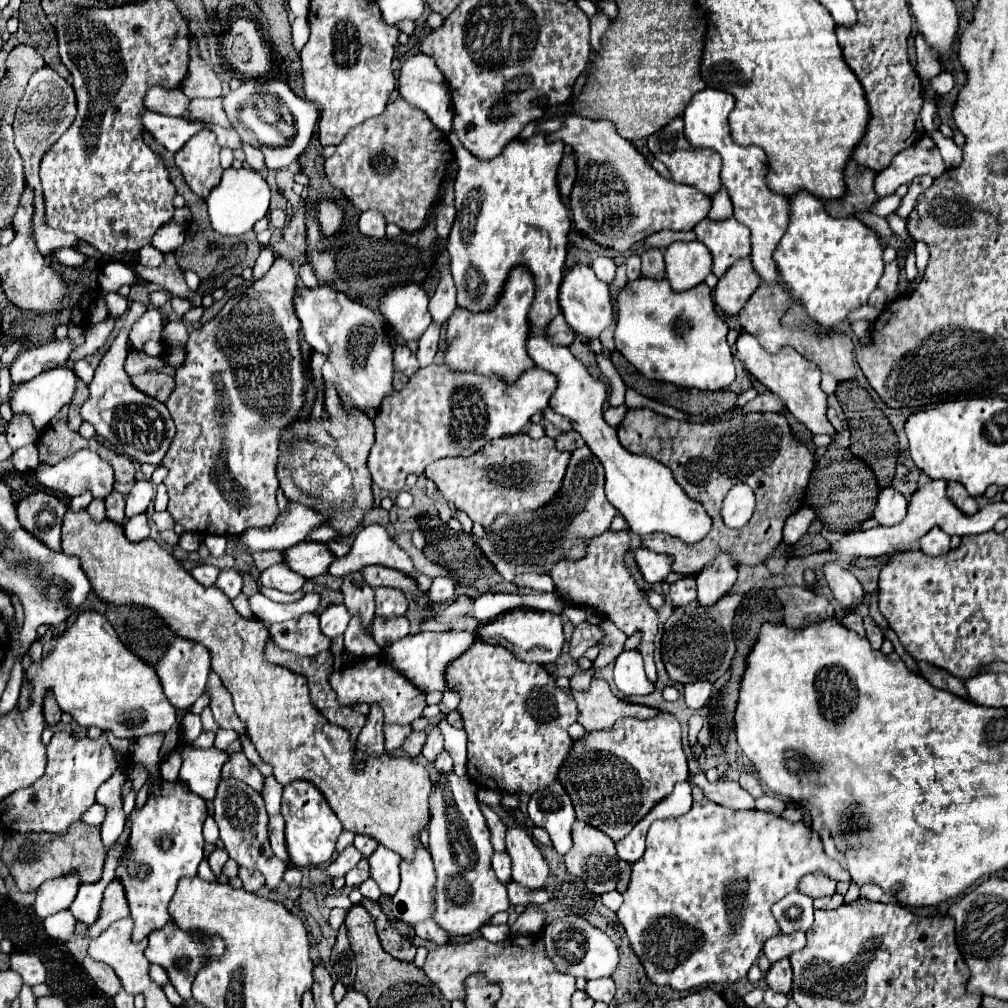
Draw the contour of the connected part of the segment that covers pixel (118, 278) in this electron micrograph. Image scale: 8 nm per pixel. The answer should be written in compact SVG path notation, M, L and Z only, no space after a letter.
M109 262L103 268L103 278L99 280L101 284L101 292L109 294L109 292L117 292L123 284L133 286L137 282L133 270L129 270L125 264L121 262Z

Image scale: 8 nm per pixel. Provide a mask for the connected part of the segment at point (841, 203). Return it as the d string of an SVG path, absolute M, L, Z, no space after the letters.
M849 162L843 168L847 194L841 200L823 202L825 212L833 218L847 218L847 216L853 216L855 212L871 210L873 202L877 200L873 196L873 176L875 176L875 172L869 172L869 168L861 168L853 162Z

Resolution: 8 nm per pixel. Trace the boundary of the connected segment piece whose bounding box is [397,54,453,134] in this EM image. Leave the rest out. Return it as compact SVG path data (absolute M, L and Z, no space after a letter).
M415 54L405 60L401 66L399 74L399 94L409 100L409 104L421 108L437 128L441 128L443 134L449 134L451 130L451 120L453 120L453 106L451 106L451 96L449 96L449 84L445 82L441 70L435 64L435 58L425 56L425 54Z

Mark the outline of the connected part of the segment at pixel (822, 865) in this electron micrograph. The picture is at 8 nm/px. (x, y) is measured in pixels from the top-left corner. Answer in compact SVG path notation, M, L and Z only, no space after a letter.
M703 798L701 802L695 802L687 814L683 814L679 818L657 820L657 822L651 824L649 834L647 834L647 850L637 862L631 864L631 878L629 878L627 890L623 892L623 904L617 910L619 924L625 928L625 936L629 940L629 946L639 956L649 980L653 980L657 986L671 986L673 990L683 992L683 990L691 990L691 988L710 984L733 984L733 982L747 976L749 968L759 958L765 940L779 932L779 924L777 924L775 916L771 914L771 906L777 900L781 900L783 896L787 896L789 892L797 890L799 880L803 876L807 876L809 872L825 872L827 876L833 876L835 880L851 882L849 872L837 860L831 860L825 854L819 832L813 830L811 826L807 826L803 820L801 822L789 822L789 820L777 816L777 814L761 812L761 810L731 810L731 808L719 806L719 804Z

